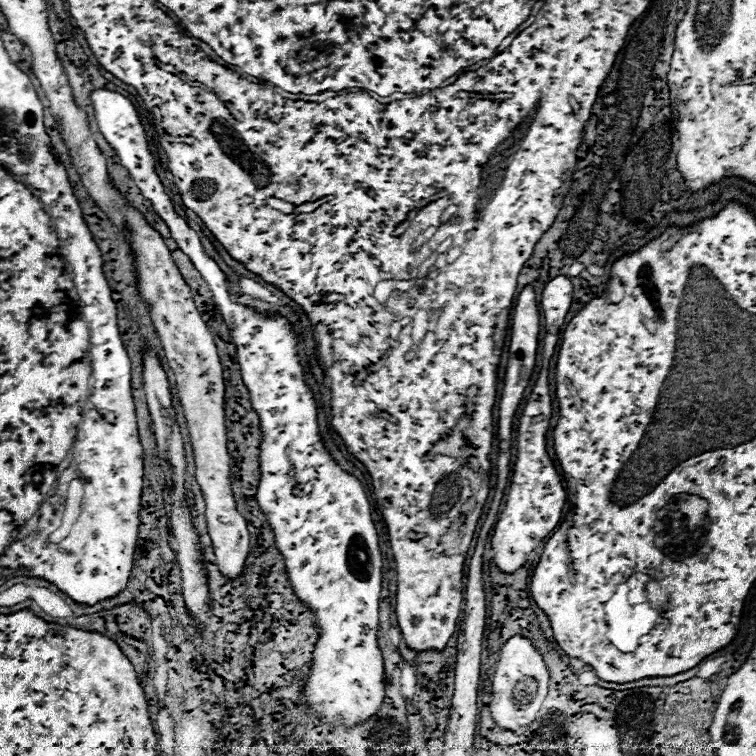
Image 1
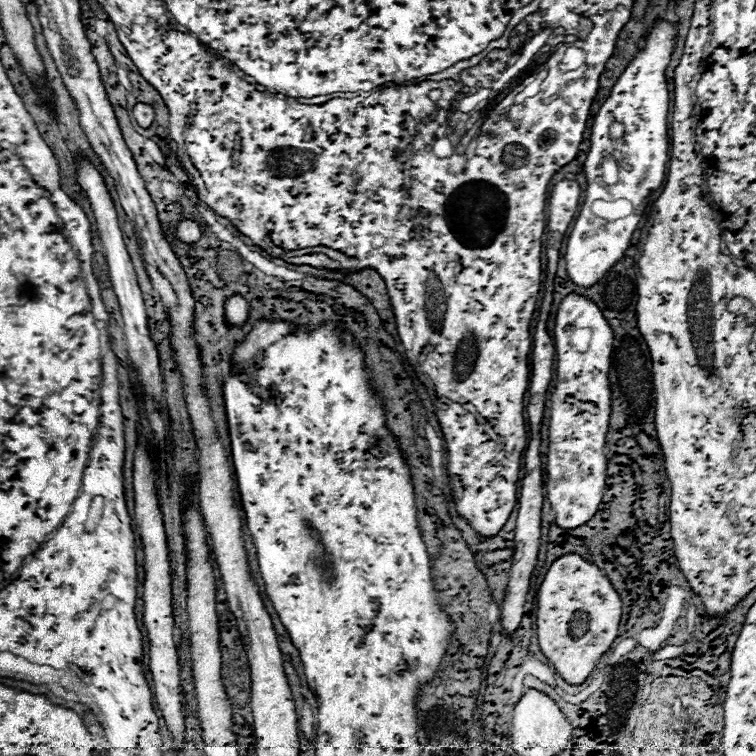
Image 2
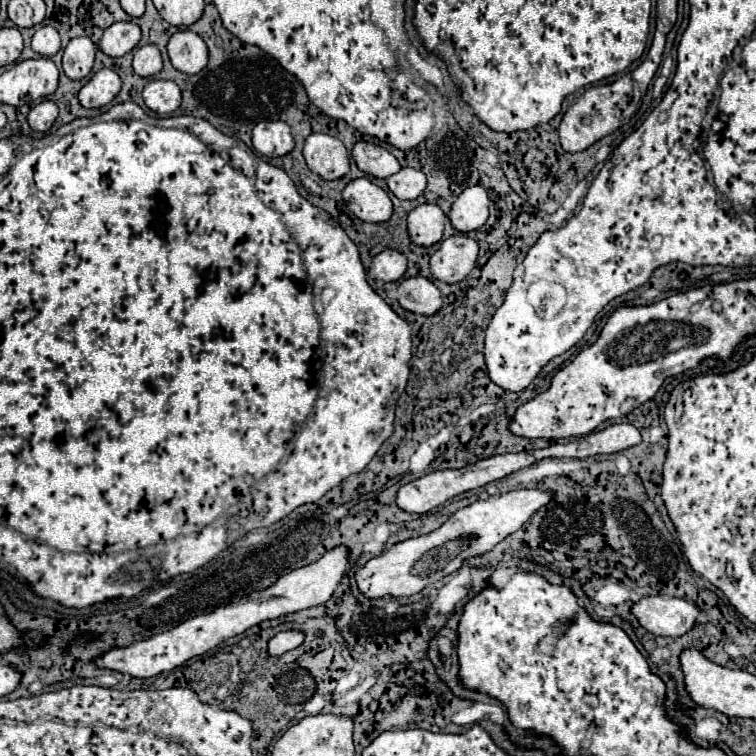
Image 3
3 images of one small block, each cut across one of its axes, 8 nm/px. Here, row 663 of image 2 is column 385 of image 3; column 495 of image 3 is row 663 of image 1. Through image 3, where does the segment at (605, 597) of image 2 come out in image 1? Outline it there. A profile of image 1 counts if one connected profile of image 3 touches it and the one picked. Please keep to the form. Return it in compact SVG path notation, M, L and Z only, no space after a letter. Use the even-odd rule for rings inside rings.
M512 636L500 650L500 658L492 678L492 700L488 706L494 722L510 732L518 732L520 728L532 724L548 694L548 686L550 670L542 654L534 648L534 644L528 638Z

